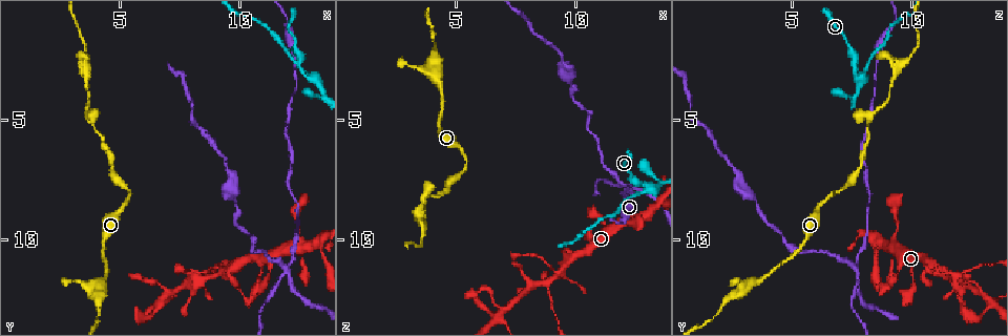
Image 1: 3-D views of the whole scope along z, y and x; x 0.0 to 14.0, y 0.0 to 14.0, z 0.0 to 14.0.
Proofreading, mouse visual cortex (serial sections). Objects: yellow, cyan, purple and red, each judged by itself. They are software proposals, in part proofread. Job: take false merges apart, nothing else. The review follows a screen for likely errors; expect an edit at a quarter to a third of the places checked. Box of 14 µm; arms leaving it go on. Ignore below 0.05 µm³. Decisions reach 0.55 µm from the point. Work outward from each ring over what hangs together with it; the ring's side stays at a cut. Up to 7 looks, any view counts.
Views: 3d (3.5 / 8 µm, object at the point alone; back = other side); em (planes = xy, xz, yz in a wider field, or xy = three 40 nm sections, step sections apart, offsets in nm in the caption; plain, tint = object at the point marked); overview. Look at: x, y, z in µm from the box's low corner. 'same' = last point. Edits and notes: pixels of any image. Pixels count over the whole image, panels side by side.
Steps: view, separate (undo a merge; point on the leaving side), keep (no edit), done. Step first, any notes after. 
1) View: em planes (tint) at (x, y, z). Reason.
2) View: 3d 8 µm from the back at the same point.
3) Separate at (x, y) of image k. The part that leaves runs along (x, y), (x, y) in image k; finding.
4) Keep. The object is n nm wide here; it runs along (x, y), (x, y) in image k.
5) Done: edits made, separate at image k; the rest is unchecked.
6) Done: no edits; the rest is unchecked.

View: 3d 3.5 µm at (11.9, 11.1, 7.7). Thin neck.

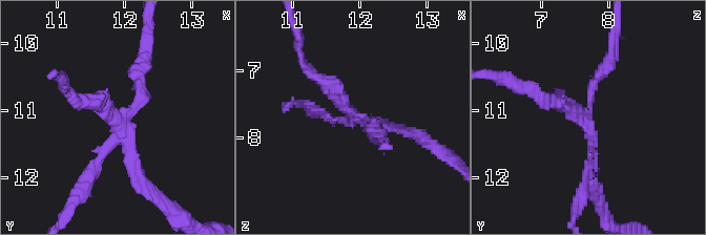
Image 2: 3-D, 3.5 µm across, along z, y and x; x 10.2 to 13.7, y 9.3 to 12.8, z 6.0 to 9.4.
View: em xy step 5 (tint) at (11.90, 11.15, 7.70). 4 arms meet here; the arms are 100, 150, 150, 200 nm wide.

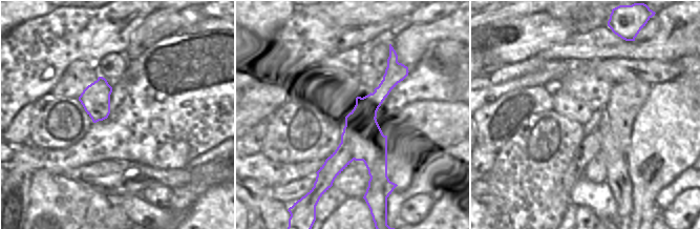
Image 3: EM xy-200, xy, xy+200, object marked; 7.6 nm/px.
Separate at (331, 90) of image 2. The part that leaves runs along (351, 111), (303, 63), (299, 47) in image 2; two cells meet here.

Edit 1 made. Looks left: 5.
View: overview. Redraw.

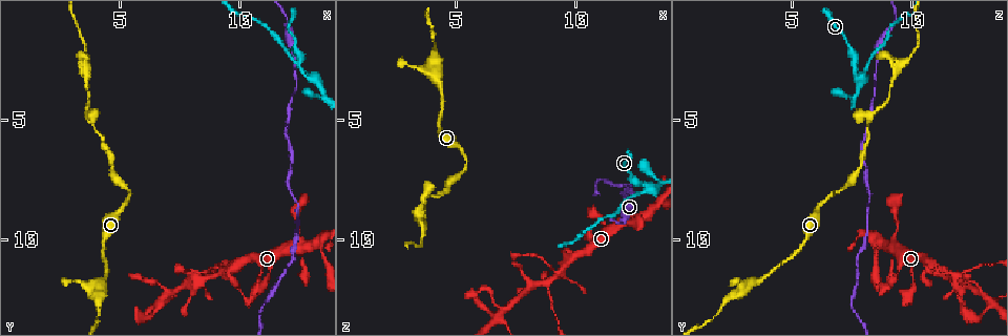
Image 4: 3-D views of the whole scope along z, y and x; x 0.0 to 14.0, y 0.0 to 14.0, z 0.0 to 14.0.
View: 3d 8 µm at (9.4, 11.4, 10.9). Arms part here.

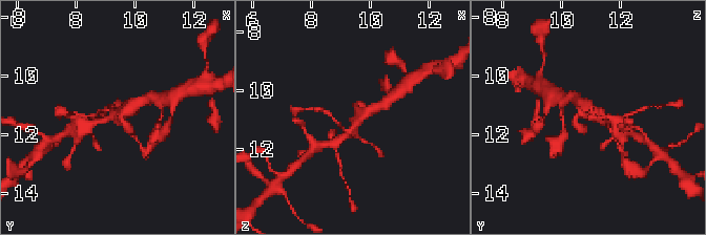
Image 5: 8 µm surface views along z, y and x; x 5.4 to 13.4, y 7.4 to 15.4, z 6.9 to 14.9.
View: em xy step 2 (tint) at (9.5, 11.4, 11.0). Need the tissue.

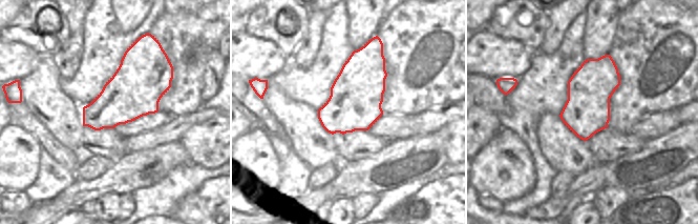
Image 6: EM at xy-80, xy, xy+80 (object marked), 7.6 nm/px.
Keep. The object is 400 nm wide here; it runs along (377, 106), (336, 141) in image 5; all the same cell.

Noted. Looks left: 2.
View: 3d 8 µm at (6.8, 12.7, 13.3).

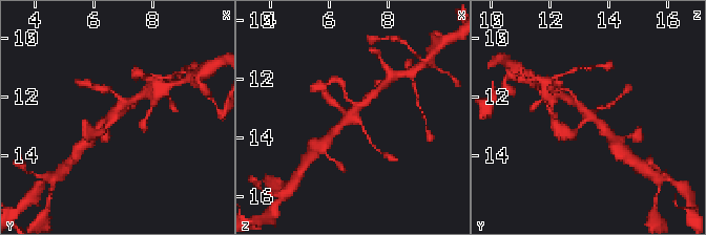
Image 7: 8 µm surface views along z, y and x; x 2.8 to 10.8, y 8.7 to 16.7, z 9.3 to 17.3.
View: 3d 3.5 µm from the back at (6.7, 12.6, 13.2). Closer look.

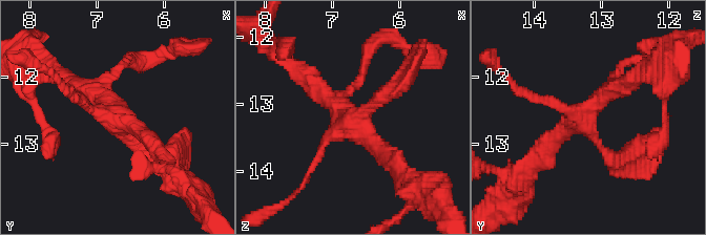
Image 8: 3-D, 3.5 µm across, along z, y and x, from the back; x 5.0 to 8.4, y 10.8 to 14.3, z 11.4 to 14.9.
Keep. The arms are 150, 150, 250, 250 nm wide; one cell here.

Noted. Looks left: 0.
Done: edits made, separate at image 2; the rest is unchecked.

